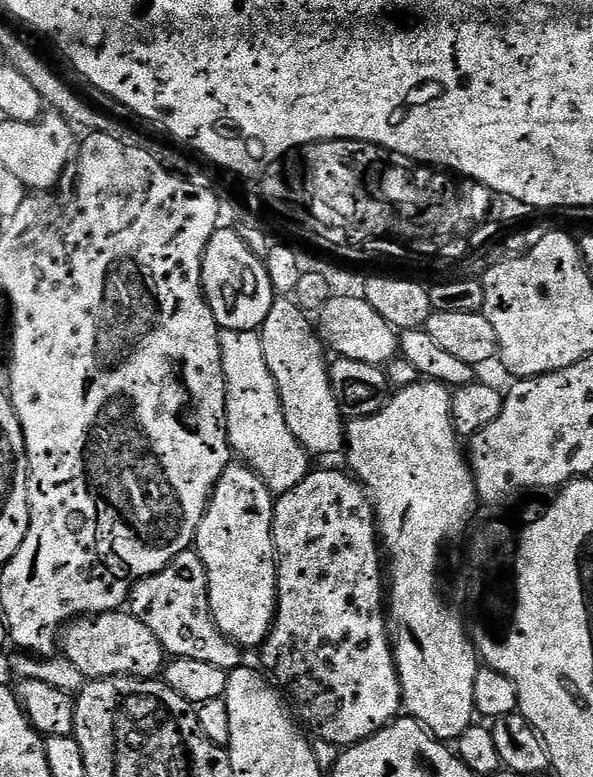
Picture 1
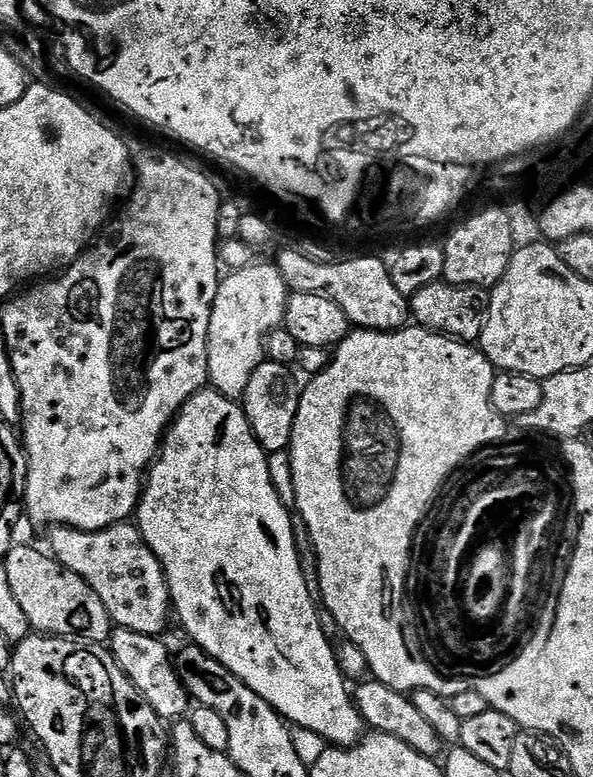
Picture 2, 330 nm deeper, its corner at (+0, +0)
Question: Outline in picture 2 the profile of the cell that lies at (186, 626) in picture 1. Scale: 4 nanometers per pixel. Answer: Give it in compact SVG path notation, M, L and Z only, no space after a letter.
M135 523L111 524L109 528L103 528L97 532L83 532L77 528L56 526L51 529L48 536L47 551L52 559L60 564L65 572L72 572L102 602L102 606L108 611L108 617L112 619L116 628L134 630L138 634L146 634L157 638L163 637L168 628L168 616L173 615L174 609L168 594L168 583L164 580L164 573L160 571L160 565L156 563L156 557L152 551L144 545L144 539L140 536L140 530Z

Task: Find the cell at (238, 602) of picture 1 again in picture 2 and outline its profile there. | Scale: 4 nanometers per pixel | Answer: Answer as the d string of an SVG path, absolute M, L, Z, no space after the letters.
M205 390L191 396L180 407L180 413L172 421L172 427L165 432L159 453L146 473L144 490L140 493L140 504L134 513L134 523L140 530L144 545L152 551L152 555L156 557L156 563L160 565L160 571L164 573L175 619L180 619L181 626L188 631L188 636L192 639L189 641L208 656L213 656L232 676L238 677L243 684L250 686L250 690L254 690L258 698L265 700L277 714L283 716L289 725L297 729L305 728L306 731L328 740L324 742L332 746L355 744L361 736L365 735L366 725L359 710L354 707L350 688L344 685L344 676L340 673L336 652L332 649L331 642L324 637L324 628L320 625L321 613L318 611L313 589L312 592L308 589L308 584L300 573L300 556L296 553L296 540L292 537L293 517L290 512L288 517L288 512L289 509L280 501L274 490L268 469L268 456L254 438L243 407L237 401L227 400L220 392Z

